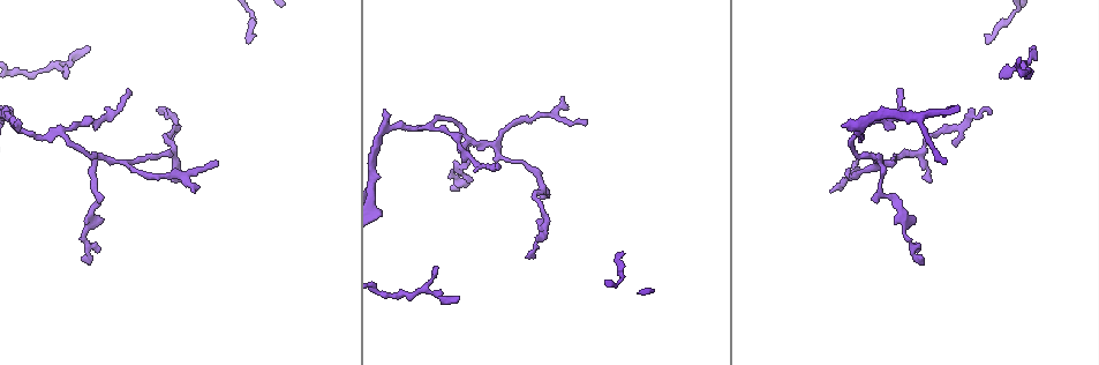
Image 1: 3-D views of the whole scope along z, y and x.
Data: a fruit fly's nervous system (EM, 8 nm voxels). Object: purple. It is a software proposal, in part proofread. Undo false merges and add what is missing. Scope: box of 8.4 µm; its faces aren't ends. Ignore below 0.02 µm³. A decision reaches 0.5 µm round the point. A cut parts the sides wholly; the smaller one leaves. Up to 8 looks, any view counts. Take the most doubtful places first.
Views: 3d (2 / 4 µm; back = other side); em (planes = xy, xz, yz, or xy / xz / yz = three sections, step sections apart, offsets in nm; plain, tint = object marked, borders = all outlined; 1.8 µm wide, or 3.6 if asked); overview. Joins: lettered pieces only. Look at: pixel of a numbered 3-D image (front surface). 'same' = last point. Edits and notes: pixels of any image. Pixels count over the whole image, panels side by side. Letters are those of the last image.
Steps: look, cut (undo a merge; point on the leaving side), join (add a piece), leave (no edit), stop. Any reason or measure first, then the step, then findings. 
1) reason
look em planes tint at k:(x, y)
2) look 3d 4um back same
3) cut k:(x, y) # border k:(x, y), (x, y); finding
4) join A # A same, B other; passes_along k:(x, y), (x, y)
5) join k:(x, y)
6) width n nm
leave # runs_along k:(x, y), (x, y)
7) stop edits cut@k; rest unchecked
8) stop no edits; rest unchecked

thin end
look em yz step 4 tint at 1:(991, 115)

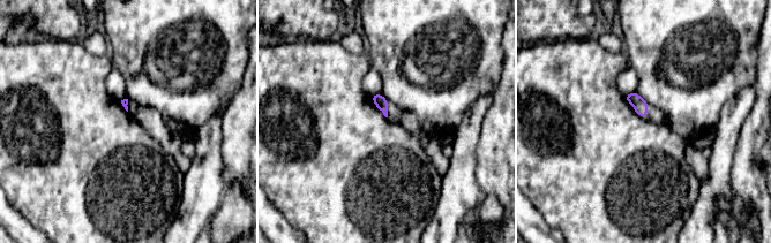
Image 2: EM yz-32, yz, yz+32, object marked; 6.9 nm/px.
look em planes borders same

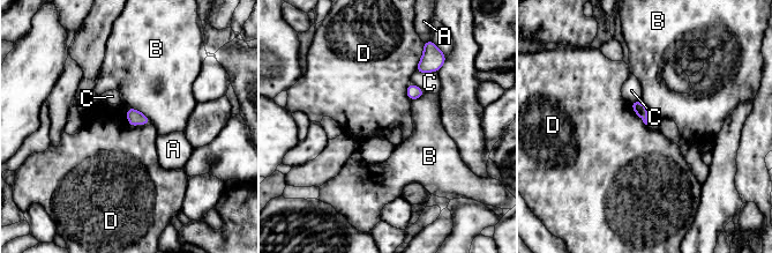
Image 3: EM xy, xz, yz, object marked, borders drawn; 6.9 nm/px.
longest_contact B 220 nm
leave # A other, B other, C other, D other; none of them fits

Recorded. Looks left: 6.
tapers out
look em planes borders at 1:(83, 258)

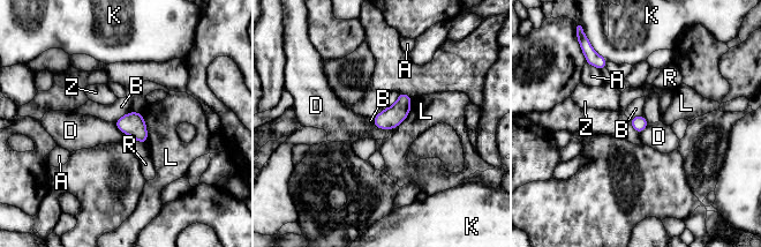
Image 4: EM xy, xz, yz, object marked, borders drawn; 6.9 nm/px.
longest_contact L 280 nm
leave # A other, B other, D other, K other, L other, R other, Z other; border 4:(129, 111), (114, 122); none of them fits

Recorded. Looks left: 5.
abrupt turn
look em xz step 8 plain at 1:(872, 157)

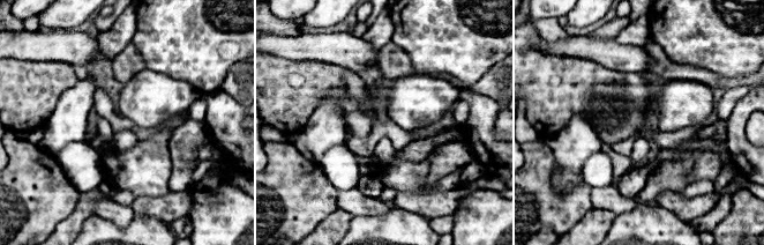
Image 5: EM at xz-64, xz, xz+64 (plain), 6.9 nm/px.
look em xz step 8 tint same

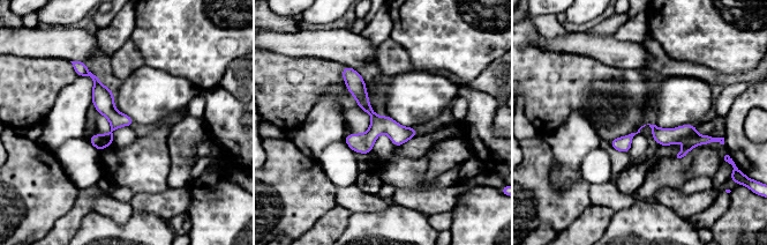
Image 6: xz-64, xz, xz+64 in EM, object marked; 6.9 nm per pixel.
look em xz step 8 borders same

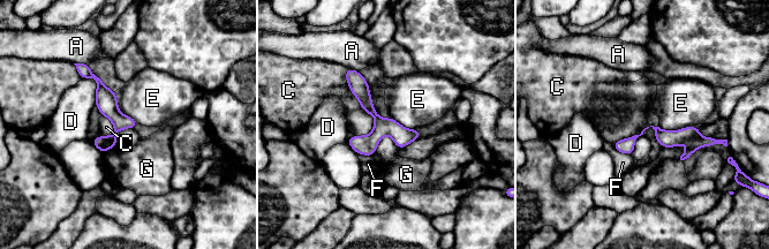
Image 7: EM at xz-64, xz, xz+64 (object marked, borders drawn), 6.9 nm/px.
leave # A other, C other, D other, E other, F other, G other; all the same neuron

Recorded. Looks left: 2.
stop no edits; rest unchecked

